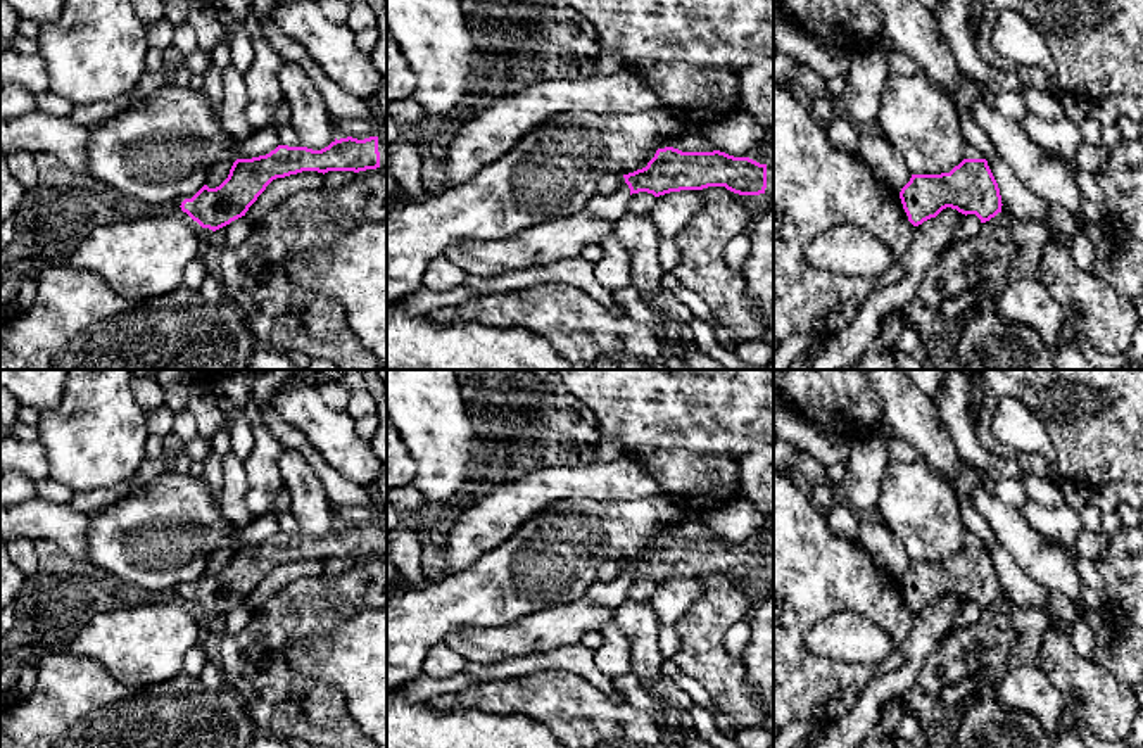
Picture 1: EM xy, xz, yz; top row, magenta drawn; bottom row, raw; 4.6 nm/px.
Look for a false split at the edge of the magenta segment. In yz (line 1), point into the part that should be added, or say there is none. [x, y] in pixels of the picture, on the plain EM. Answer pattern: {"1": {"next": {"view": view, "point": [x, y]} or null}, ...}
{"1": {"next": null}}

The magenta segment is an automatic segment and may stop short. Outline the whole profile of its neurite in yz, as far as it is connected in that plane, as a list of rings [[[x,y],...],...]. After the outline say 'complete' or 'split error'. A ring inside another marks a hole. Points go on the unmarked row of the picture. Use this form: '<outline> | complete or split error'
[[[963,546],[950,560],[912,561],[900,586],[913,613],[936,605],[951,594],[962,601],[976,601],[981,610],[1001,599],[998,570],[986,546]]] | complete

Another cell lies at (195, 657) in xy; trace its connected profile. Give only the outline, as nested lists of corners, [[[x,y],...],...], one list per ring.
[[[195,644],[185,653],[183,658],[183,672],[186,672],[192,677],[200,677],[204,665],[207,662],[207,653],[200,644]]]

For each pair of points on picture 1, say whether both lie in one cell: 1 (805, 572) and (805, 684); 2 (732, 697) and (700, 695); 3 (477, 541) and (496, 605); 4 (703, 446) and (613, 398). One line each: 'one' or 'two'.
1: one
2: two
3: two
4: one

